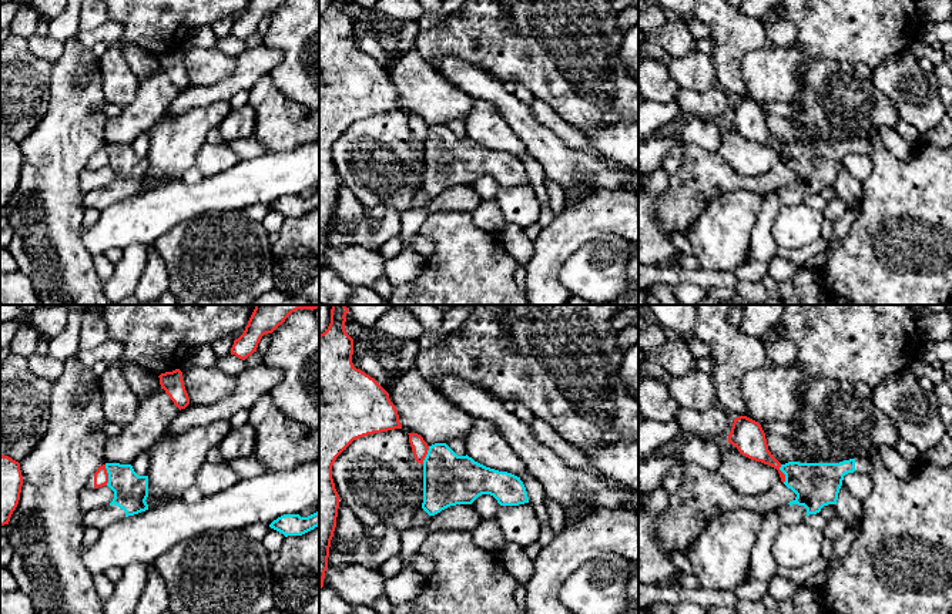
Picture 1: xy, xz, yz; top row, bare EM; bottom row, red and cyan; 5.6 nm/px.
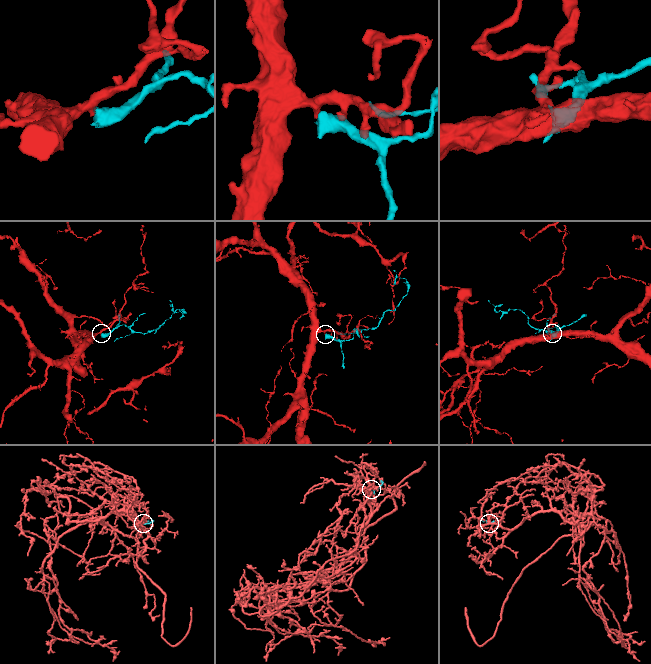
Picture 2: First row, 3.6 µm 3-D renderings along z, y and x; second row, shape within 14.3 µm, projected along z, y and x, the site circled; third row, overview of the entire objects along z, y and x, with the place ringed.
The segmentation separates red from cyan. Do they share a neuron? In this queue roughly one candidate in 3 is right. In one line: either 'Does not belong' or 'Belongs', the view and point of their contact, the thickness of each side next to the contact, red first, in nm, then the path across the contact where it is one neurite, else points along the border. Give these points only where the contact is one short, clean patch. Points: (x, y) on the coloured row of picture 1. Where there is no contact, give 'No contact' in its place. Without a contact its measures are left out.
Does not belong. Touches red at xy (107, 475). Thickness 80 nm (red) against 190 nm. Boundary: xy (104, 465), (107, 485)

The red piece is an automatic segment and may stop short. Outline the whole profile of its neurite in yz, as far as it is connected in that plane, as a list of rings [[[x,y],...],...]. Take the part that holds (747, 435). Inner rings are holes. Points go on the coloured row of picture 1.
[[[747,416],[735,417],[728,443],[735,446],[743,456],[777,469],[781,482],[785,482],[785,474],[780,470],[781,463],[768,450],[765,433],[758,422]]]

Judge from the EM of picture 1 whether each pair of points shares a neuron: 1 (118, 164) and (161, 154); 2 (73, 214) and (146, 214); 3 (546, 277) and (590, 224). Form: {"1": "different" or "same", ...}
{"1": "different", "2": "different", "3": "same"}

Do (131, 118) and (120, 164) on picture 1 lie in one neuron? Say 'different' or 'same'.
different

